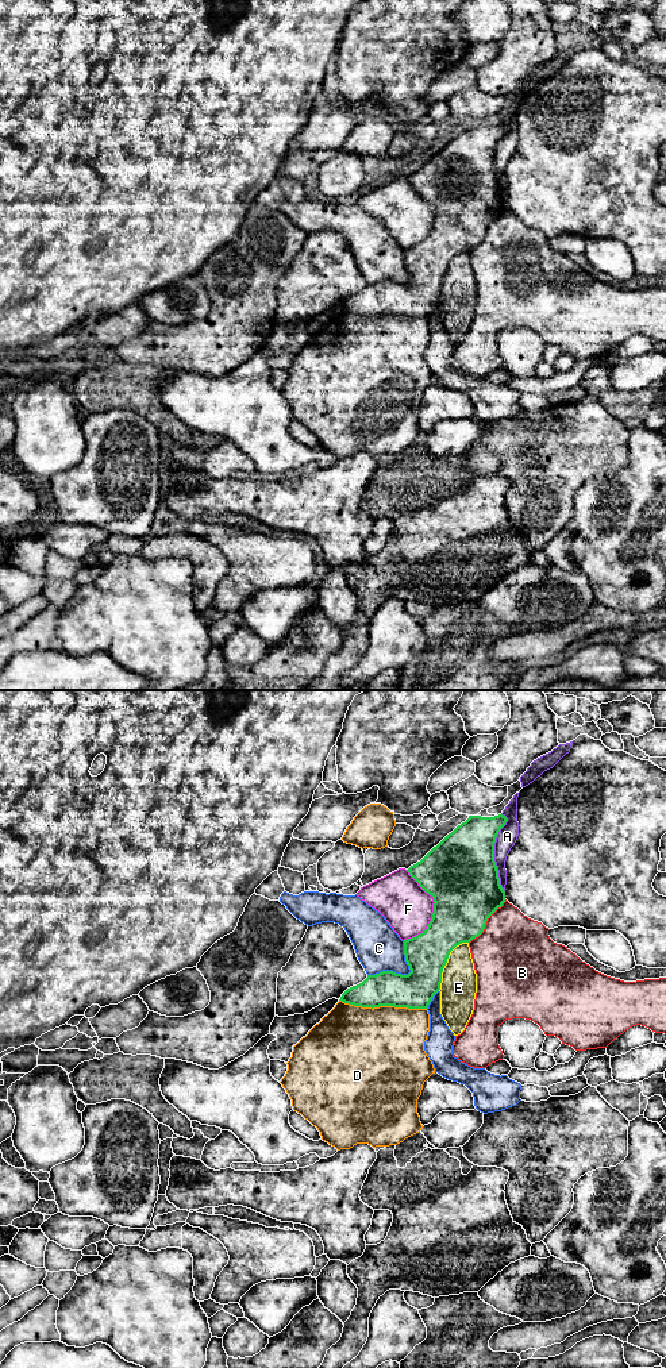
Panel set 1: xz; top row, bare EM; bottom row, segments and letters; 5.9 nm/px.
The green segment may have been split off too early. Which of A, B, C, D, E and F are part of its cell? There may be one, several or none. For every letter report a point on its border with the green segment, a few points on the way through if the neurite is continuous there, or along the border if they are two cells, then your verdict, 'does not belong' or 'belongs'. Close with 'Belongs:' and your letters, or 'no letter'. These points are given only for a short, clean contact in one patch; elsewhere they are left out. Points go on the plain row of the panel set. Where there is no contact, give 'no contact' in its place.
A: xz (493, 161) | does not belong
B: xz (485, 231) | does not belong
C: xz (403, 284) | does not belong
D: xz (382, 313) | does not belong
E: xz (446, 270) | does not belong
F: xz (434, 219) | does not belong
Belongs: no letter

